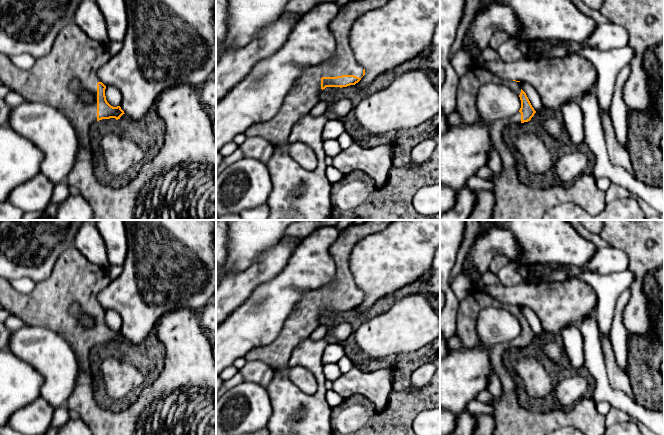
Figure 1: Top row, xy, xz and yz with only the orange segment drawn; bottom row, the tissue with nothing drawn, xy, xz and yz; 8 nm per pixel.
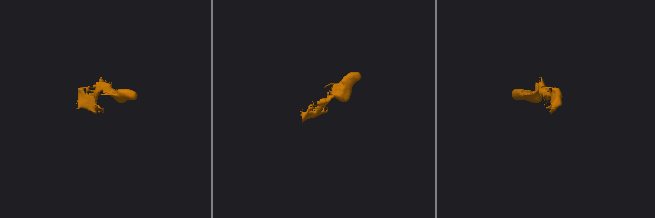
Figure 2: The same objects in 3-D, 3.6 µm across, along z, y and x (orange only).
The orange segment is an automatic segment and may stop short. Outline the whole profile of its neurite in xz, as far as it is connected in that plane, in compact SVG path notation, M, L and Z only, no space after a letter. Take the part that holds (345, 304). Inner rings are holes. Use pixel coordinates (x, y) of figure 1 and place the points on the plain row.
M354 220L343 234L339 234L337 240L330 248L330 253L336 263L336 277L332 284L302 294L299 302L286 319L278 337L268 346L250 351L245 359L247 361L260 360L271 366L275 373L286 372L293 384L303 393L312 395L318 389L314 375L303 367L288 367L288 361L295 348L319 326L320 317L326 311L347 311L355 309L365 299L365 293L356 285L350 270L350 255L353 247L362 239L377 233L388 227L393 220Z

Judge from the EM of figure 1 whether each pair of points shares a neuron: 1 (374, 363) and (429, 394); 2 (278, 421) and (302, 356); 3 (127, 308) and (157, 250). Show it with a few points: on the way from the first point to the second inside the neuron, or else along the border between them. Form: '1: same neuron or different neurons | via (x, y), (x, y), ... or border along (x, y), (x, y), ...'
1: same neuron | via (392, 363), (401, 368), (401, 384), (411, 394)
2: same neuron | via (297, 403), (312, 400), (321, 391), (319, 375)
3: same neuron | via (140, 294), (157, 276), (157, 264)

